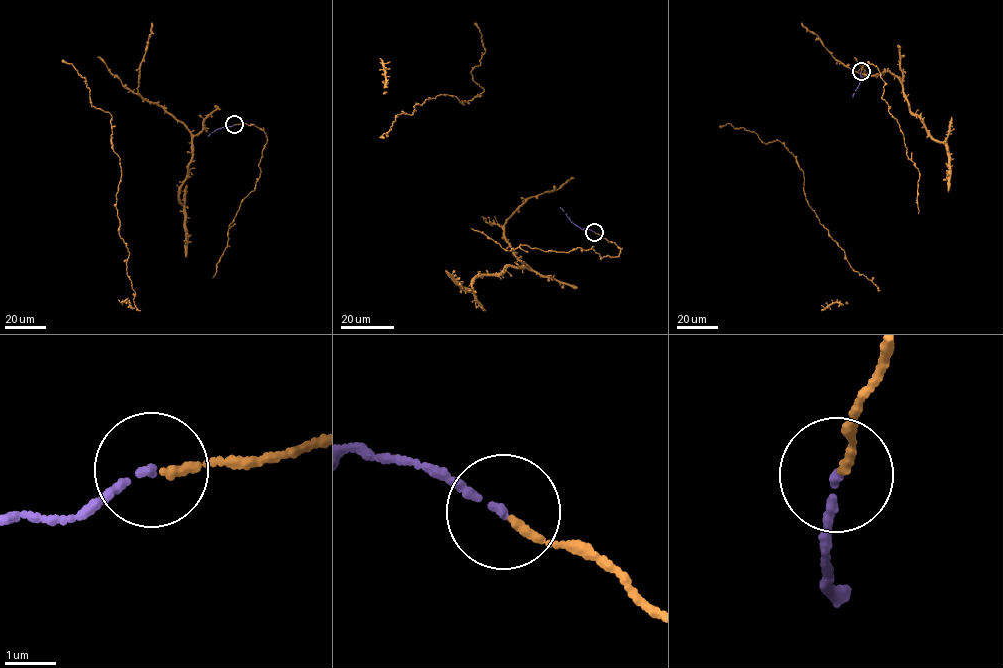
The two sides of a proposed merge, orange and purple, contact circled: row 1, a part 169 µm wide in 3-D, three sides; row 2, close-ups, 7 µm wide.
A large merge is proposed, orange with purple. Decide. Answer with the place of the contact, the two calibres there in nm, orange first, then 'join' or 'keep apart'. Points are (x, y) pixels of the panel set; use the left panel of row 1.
(234, 124) | 150/150 nm | join

